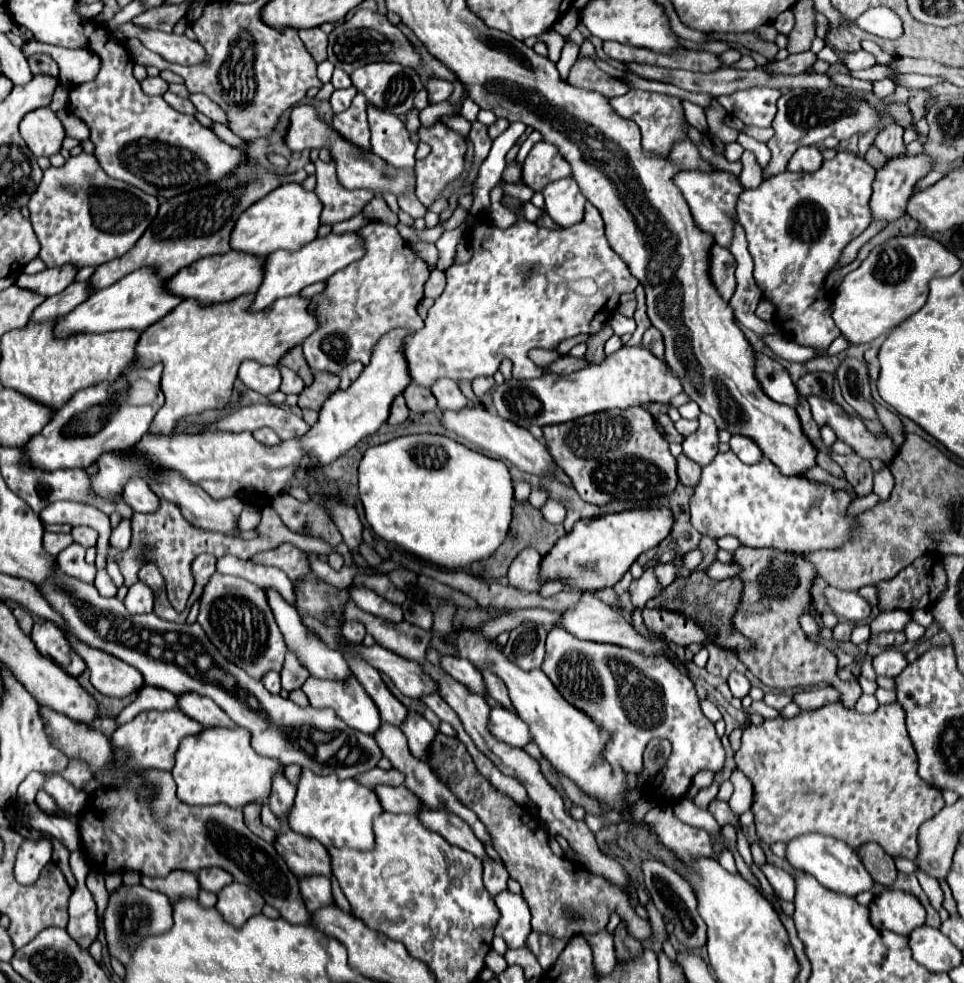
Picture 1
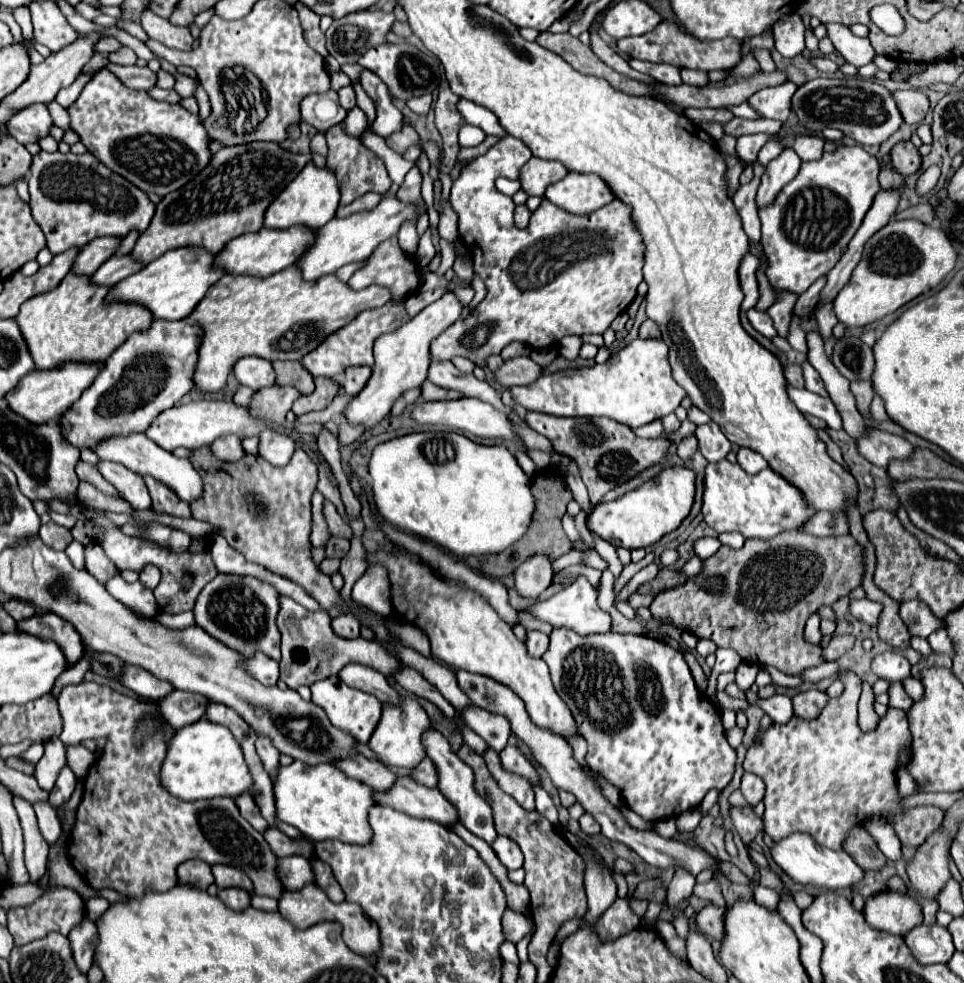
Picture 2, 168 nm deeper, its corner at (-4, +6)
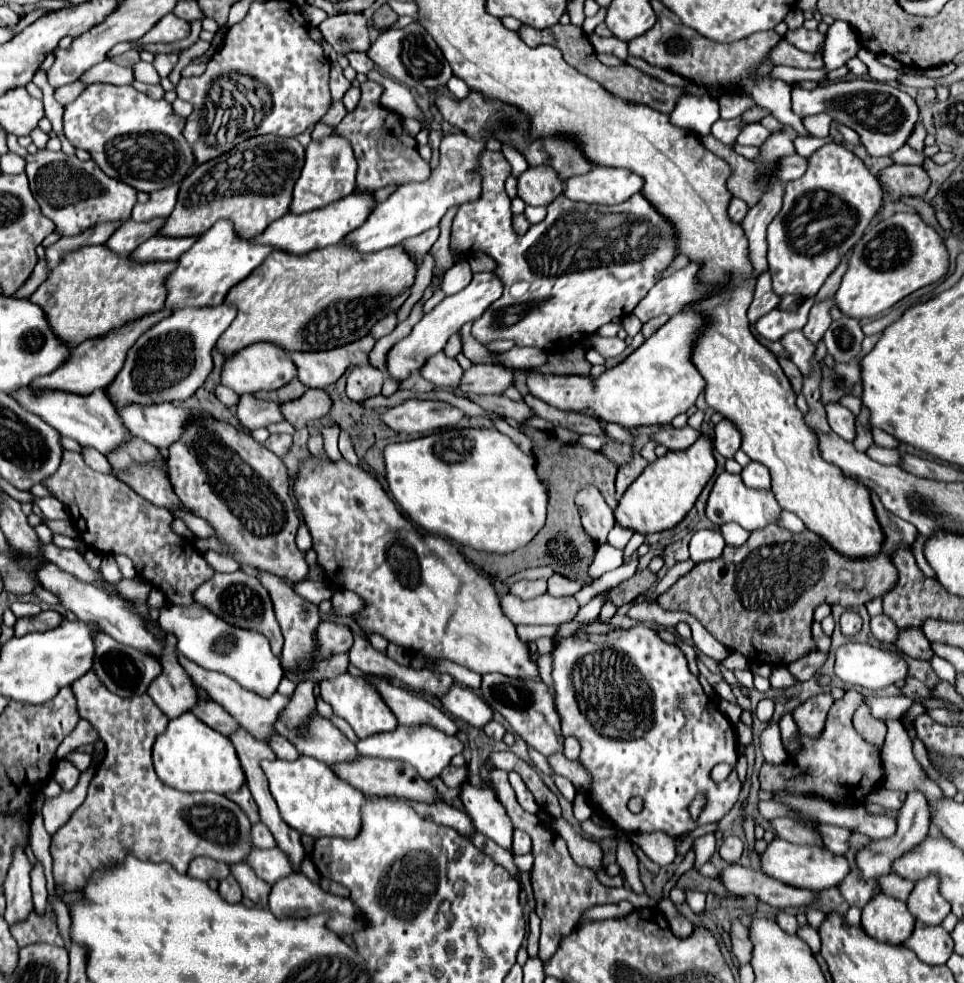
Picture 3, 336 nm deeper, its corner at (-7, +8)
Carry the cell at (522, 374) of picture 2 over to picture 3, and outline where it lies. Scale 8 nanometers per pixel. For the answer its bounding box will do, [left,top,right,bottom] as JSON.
[457,363,513,395]

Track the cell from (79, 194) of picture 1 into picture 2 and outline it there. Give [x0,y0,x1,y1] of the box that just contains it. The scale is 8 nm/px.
[28,151,156,255]

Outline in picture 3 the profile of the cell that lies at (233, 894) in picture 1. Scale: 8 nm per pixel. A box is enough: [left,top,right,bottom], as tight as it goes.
[219,875,241,903]

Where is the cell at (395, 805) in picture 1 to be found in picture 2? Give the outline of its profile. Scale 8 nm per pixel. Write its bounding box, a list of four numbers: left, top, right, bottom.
[336,755,396,793]

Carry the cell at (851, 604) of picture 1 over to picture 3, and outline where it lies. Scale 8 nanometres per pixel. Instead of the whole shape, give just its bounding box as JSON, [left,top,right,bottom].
[871,613,899,645]

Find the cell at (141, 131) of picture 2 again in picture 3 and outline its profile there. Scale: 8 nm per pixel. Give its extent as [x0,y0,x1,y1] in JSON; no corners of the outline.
[63,85,193,193]

